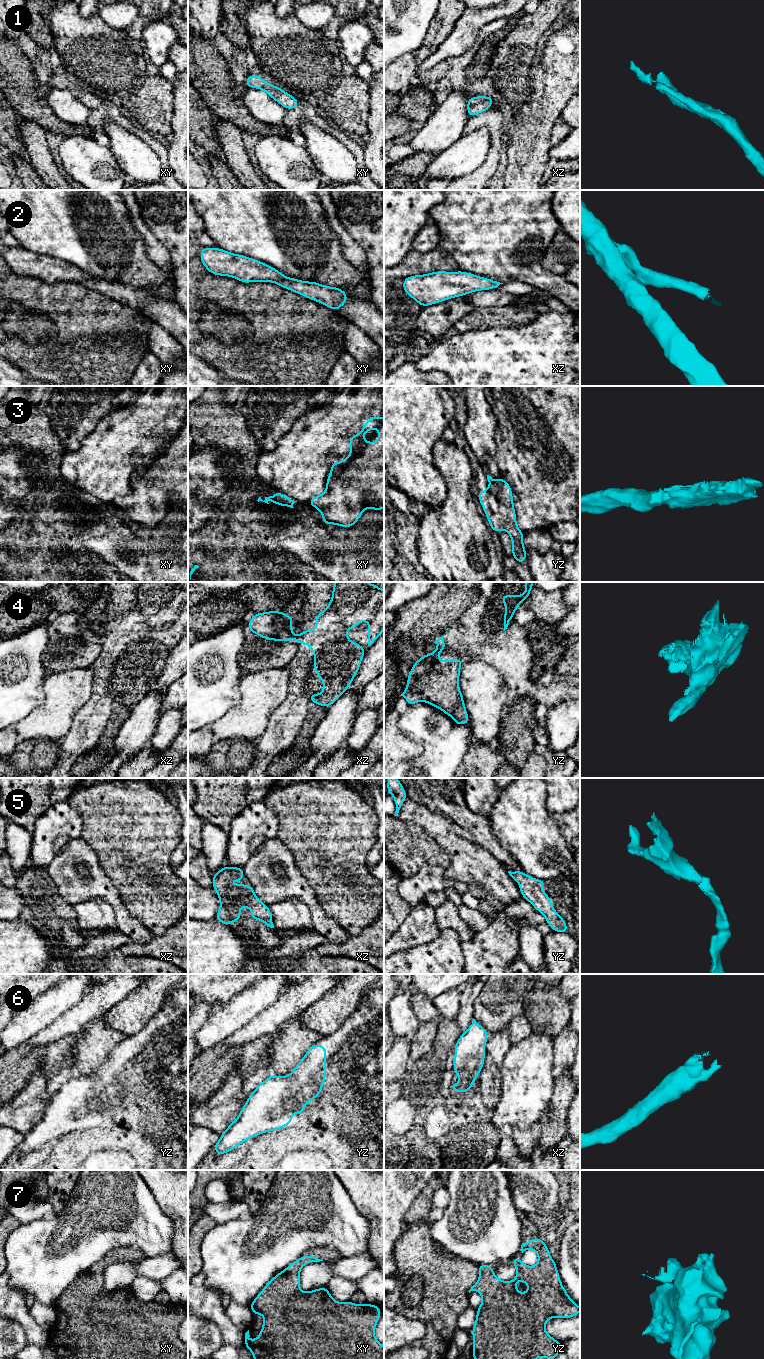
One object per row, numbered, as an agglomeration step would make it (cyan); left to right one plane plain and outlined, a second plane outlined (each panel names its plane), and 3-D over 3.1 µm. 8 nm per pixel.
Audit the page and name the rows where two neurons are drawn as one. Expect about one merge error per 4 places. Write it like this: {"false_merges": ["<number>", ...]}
{"false_merges": ["3", "4"]}

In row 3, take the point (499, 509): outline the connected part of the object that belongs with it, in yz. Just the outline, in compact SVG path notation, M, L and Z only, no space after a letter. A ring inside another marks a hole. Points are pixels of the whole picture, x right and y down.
M501 477L497 486L499 493L494 495L489 487L478 492L478 500L486 514L491 530L498 533L506 530L512 539L512 557L523 564L527 560L526 549L523 544L524 533L518 528L516 512L512 496L512 489L508 482Z

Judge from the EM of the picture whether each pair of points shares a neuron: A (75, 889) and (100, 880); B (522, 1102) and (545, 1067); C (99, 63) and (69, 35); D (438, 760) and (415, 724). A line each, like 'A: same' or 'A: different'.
A: same
B: same
C: same
D: same

